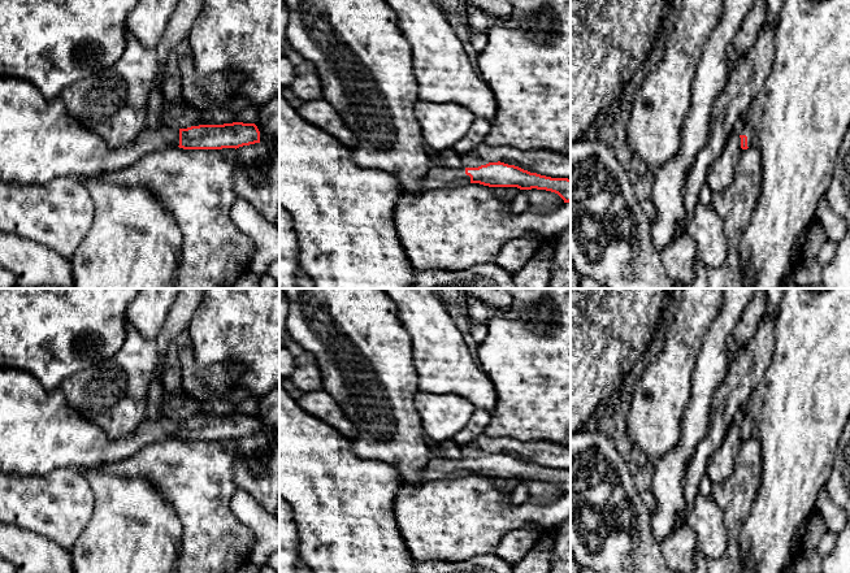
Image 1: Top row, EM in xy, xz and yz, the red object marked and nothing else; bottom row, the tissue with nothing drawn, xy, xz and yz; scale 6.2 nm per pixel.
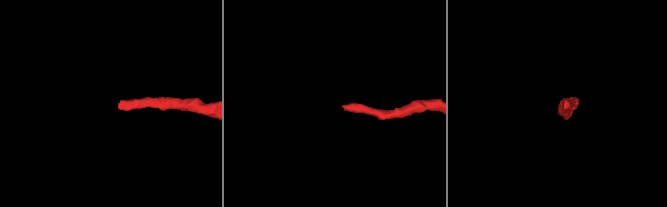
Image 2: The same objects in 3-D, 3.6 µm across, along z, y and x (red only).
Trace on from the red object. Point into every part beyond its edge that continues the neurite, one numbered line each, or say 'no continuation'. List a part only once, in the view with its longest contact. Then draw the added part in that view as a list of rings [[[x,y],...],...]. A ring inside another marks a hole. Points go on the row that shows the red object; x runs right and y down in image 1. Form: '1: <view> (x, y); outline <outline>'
1: xy (39, 140); outline [[[0,77],[0,181],[14,185],[43,185],[57,177],[94,177],[103,172],[127,168],[144,156],[179,146],[179,129],[161,125],[156,130],[143,129],[136,139],[125,147],[112,148],[99,135],[69,116],[62,100],[47,100],[27,81]]]

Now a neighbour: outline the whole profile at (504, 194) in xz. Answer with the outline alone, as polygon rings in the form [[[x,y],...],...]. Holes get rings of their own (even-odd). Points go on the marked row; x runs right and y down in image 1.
[[[491,187],[496,194],[498,199],[503,203],[509,204],[516,194],[520,191],[517,187]]]

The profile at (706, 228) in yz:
[[[698,204],[691,213],[685,233],[695,242],[697,260],[711,269],[725,262],[728,256],[725,226],[712,205]]]

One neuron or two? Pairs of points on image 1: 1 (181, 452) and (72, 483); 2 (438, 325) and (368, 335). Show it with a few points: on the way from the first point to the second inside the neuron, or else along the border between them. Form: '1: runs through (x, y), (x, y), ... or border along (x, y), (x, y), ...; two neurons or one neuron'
1: border along (81, 471), (86, 477); two neurons
2: border along (394, 302), (398, 318), (411, 339), (413, 360); two neurons

